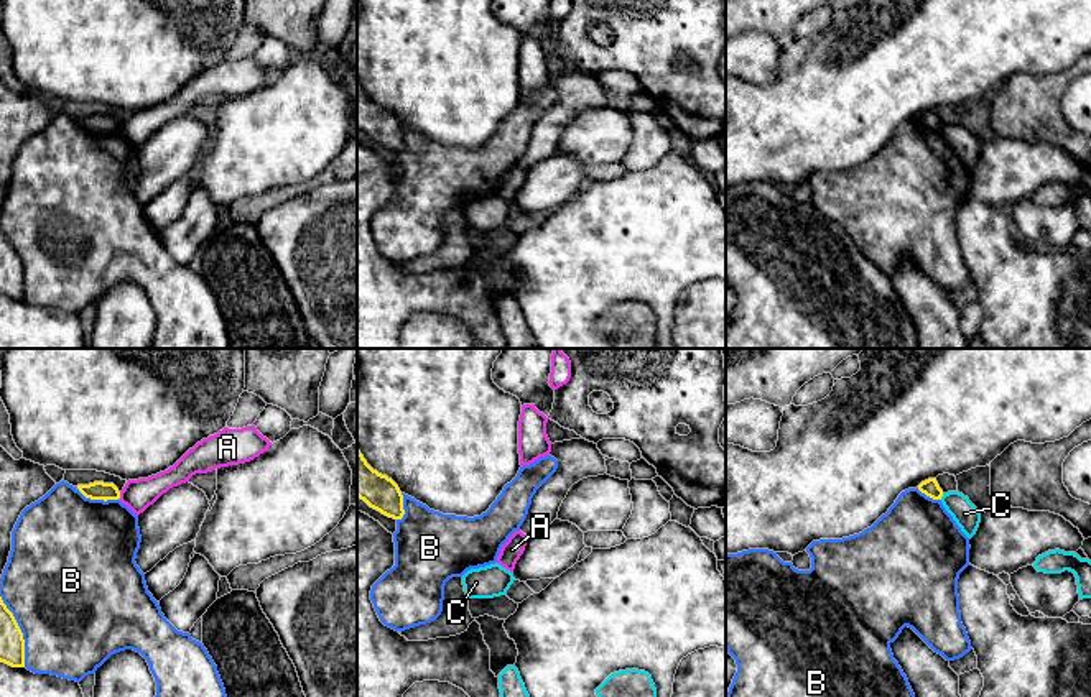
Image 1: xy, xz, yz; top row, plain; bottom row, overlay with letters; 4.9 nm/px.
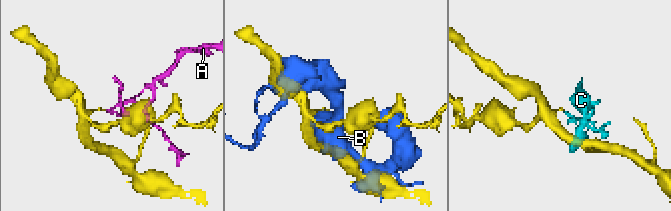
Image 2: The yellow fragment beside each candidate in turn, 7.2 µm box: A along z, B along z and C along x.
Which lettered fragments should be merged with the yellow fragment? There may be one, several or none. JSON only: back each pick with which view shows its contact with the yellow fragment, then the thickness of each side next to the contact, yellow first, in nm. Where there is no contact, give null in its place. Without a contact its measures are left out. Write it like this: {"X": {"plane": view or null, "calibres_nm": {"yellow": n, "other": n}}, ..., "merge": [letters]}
{"merge": []}

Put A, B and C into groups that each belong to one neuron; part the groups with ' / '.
A / B / C

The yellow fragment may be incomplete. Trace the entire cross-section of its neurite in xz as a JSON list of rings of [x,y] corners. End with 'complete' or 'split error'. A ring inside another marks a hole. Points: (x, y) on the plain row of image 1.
[[[357,79],[357,128],[364,132],[370,140],[382,146],[402,151],[403,127],[398,117],[387,107],[374,102]]]; complete

